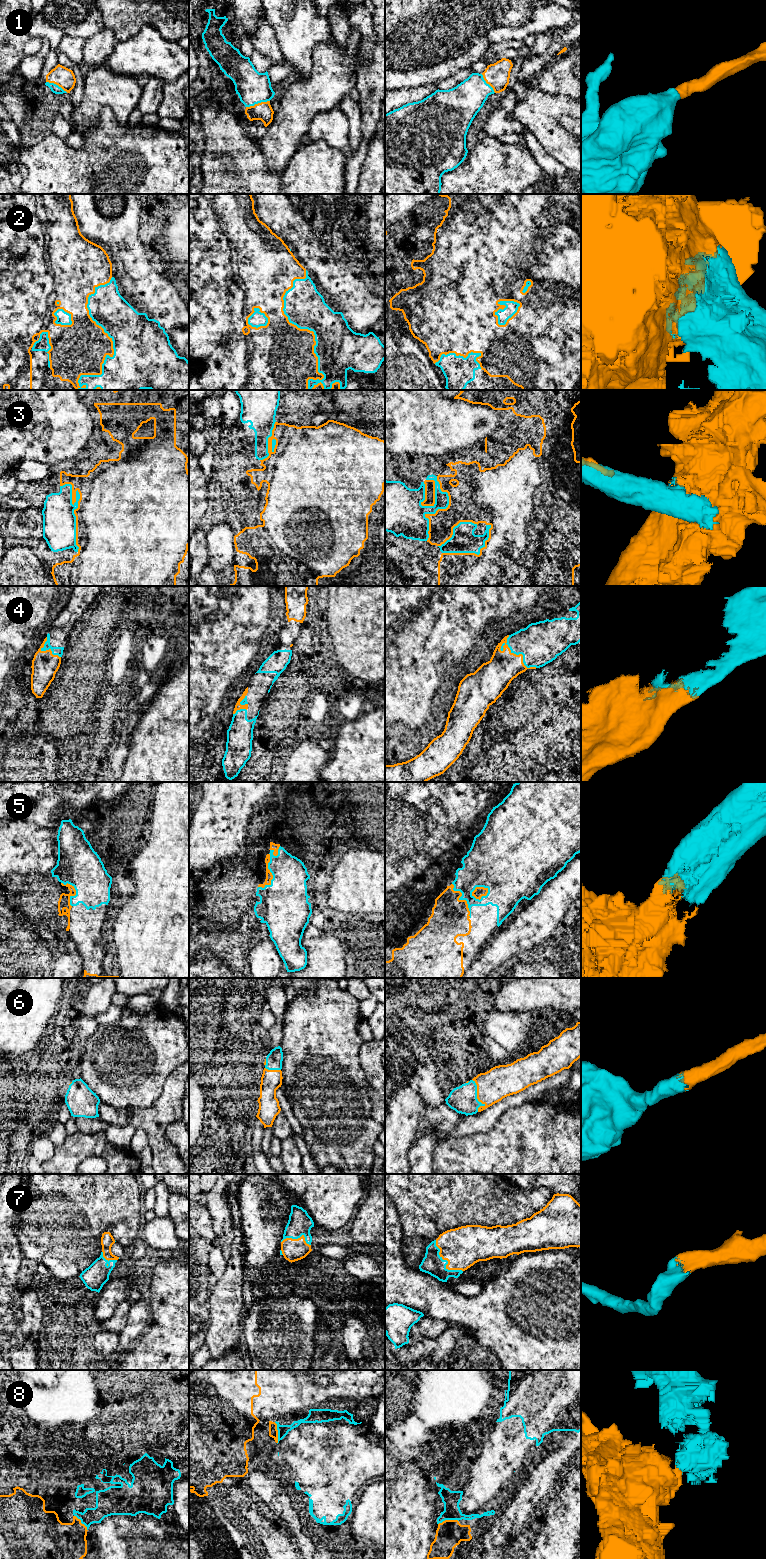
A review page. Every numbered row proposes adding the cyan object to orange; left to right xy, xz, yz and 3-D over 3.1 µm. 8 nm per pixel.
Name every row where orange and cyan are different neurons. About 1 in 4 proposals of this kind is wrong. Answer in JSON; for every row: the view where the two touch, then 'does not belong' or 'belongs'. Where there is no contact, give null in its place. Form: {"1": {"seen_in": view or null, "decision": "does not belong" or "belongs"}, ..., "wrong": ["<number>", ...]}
{"1": {"seen_in": "xz", "decision": "belongs"}, "2": {"seen_in": "xz", "decision": "belongs"}, "3": {"seen_in": "yz", "decision": "does not belong"}, "4": {"seen_in": "yz", "decision": "belongs"}, "5": {"seen_in": "yz", "decision": "belongs"}, "6": {"seen_in": "yz", "decision": "belongs"}, "7": {"seen_in": "yz", "decision": "belongs"}, "8": {"seen_in": "xz", "decision": "does not belong"}, "wrong": ["3", "8"]}

